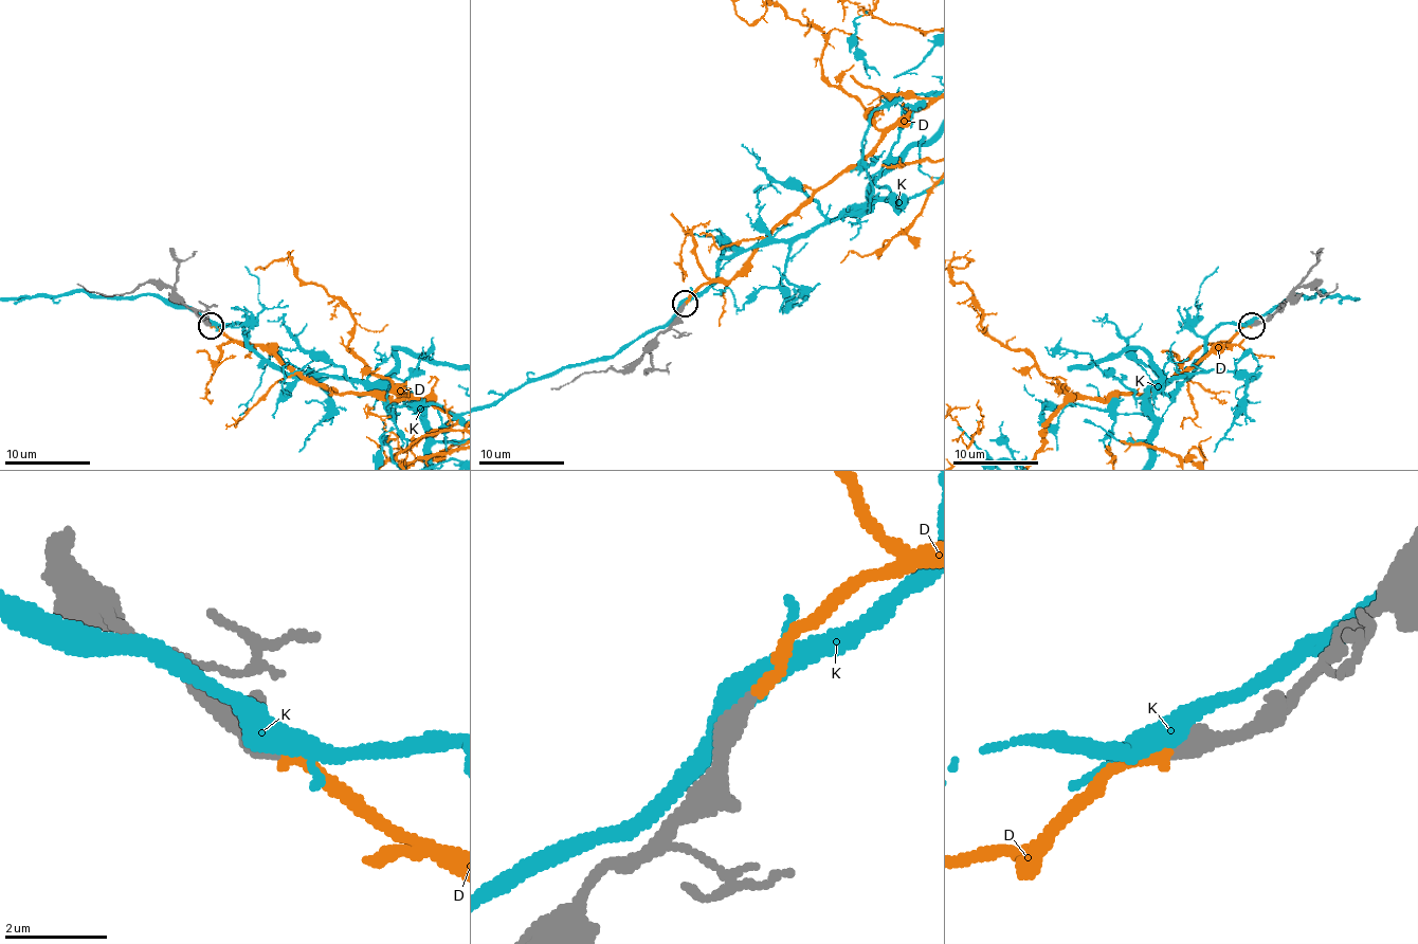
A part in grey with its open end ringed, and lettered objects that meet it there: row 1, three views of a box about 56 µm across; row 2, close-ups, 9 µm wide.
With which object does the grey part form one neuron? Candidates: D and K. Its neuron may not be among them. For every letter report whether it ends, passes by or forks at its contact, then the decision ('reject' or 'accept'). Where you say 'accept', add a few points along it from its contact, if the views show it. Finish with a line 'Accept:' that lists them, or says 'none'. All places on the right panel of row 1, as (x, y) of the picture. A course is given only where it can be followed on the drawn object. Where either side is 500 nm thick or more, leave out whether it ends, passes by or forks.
D: it ends | accept
K: it passes by | reject
Accept: D

